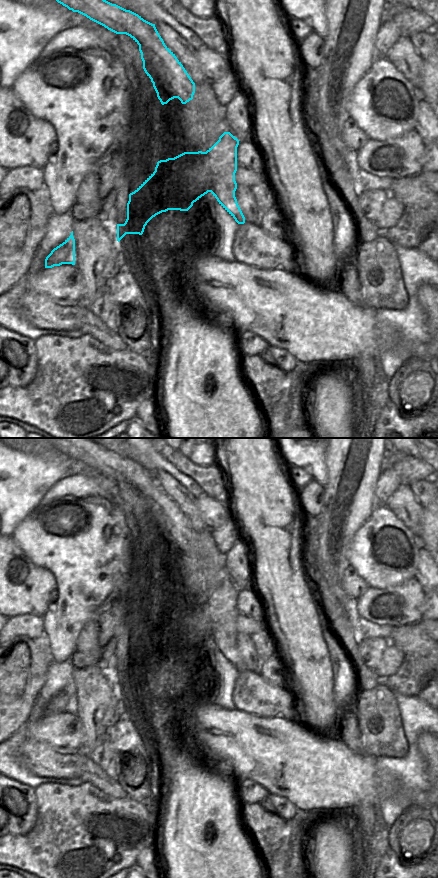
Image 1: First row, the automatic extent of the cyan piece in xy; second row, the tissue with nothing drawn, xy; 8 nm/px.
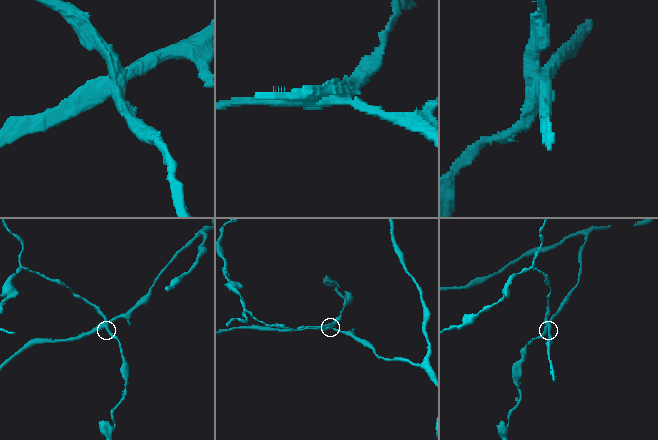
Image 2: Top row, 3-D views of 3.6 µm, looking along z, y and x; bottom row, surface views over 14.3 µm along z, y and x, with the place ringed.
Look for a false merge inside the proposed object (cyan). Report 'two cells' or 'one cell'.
two cells

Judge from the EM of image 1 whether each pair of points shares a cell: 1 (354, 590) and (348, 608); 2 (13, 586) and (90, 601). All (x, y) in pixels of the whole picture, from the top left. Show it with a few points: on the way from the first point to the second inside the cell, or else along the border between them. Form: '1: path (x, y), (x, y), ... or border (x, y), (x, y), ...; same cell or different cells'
1: border (342, 576), (343, 590), (356, 600); different cells
2: border (50, 571), (56, 583), (56, 600), (43, 614); different cells

